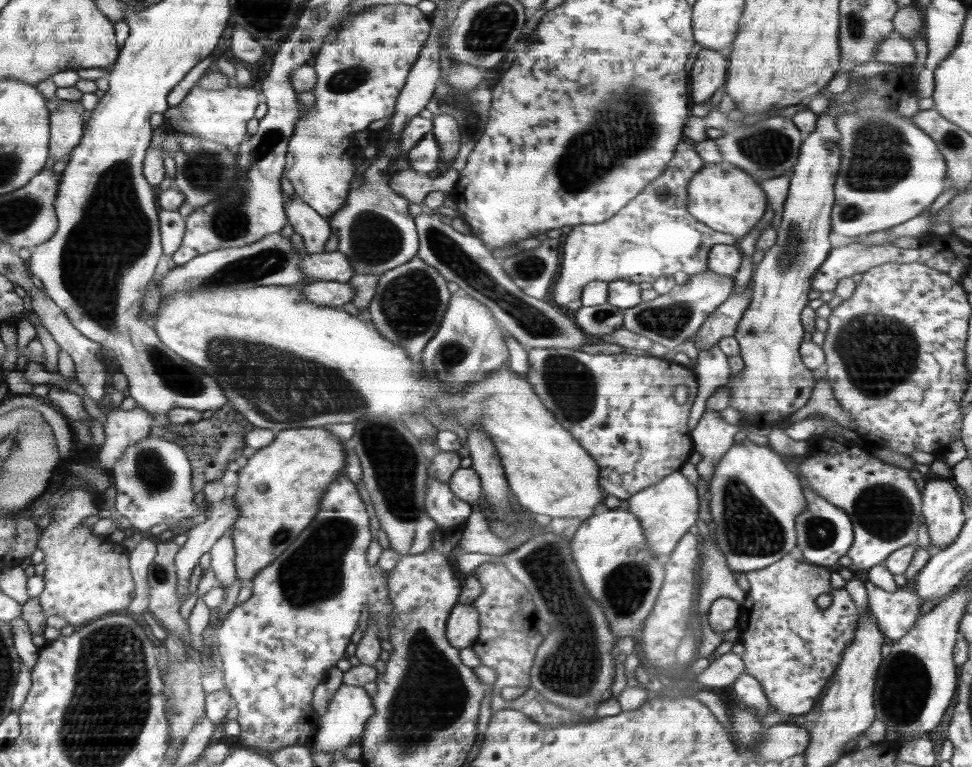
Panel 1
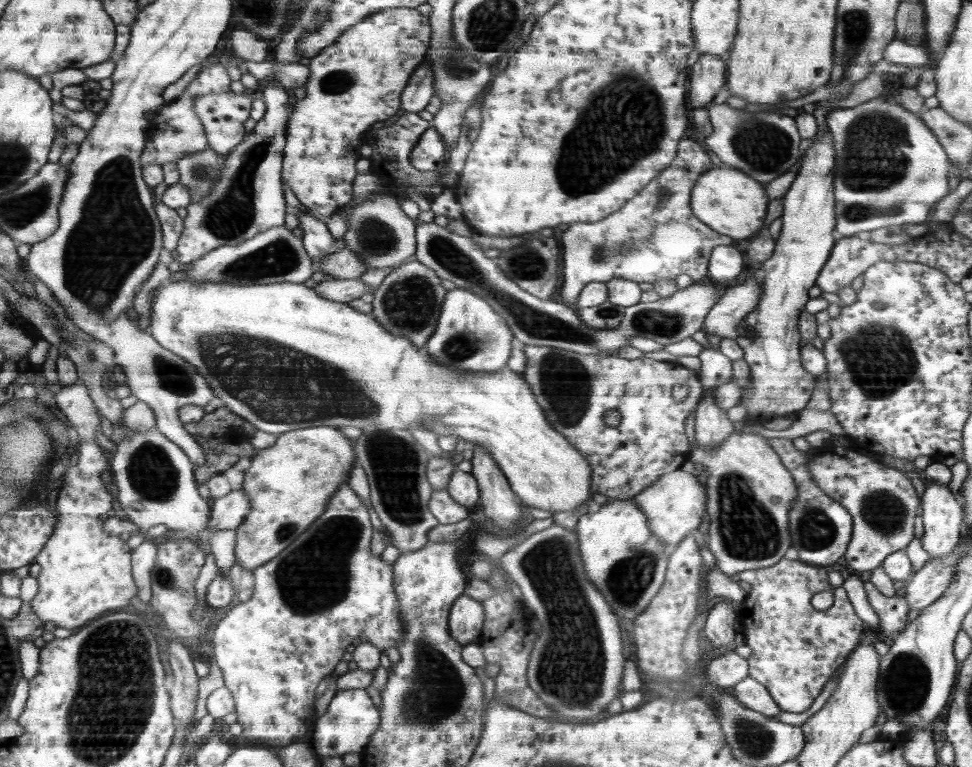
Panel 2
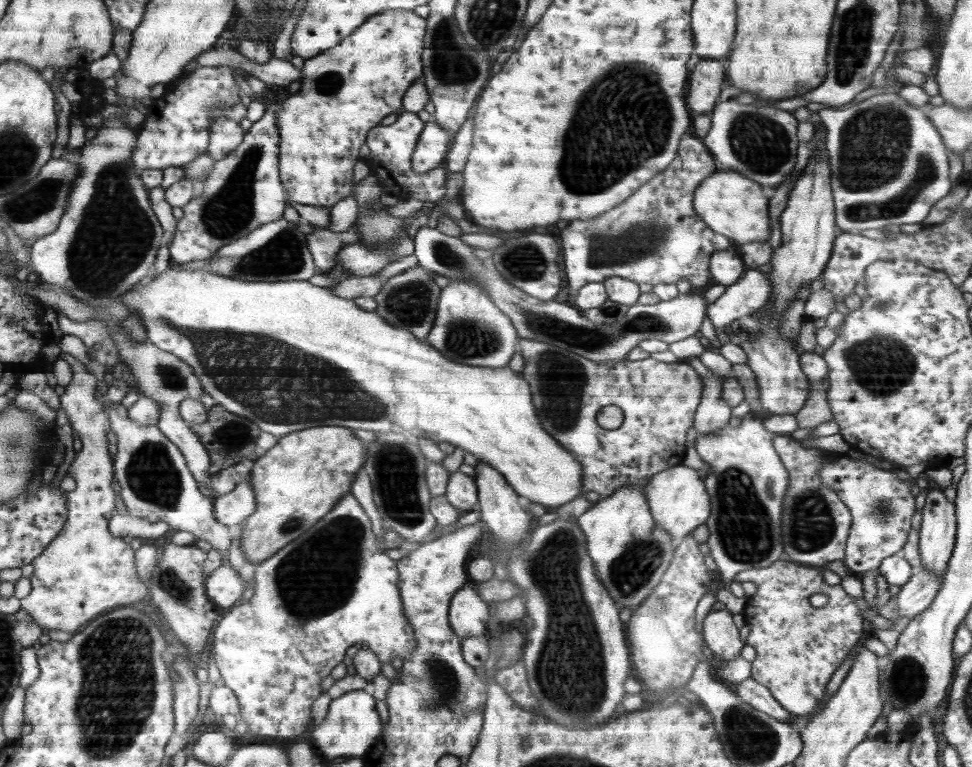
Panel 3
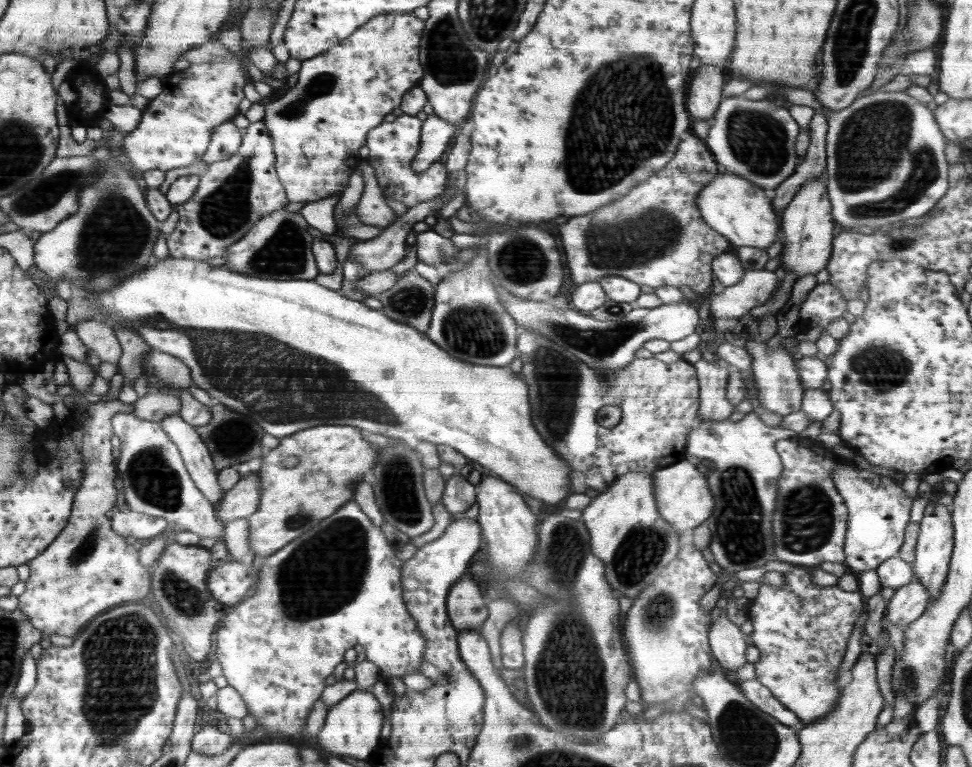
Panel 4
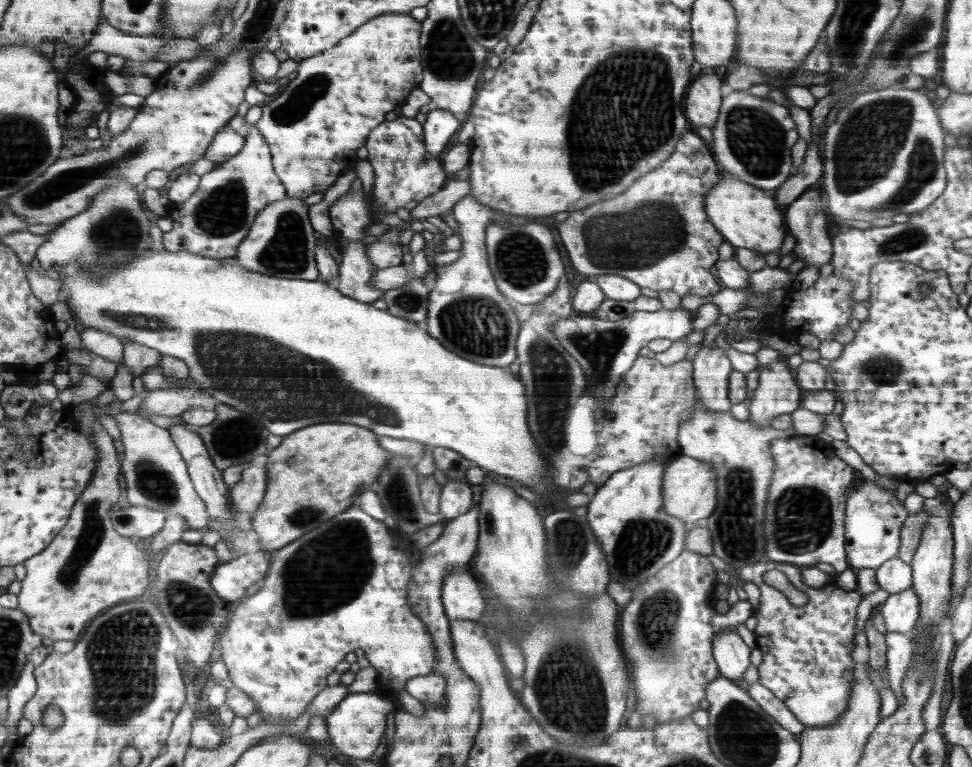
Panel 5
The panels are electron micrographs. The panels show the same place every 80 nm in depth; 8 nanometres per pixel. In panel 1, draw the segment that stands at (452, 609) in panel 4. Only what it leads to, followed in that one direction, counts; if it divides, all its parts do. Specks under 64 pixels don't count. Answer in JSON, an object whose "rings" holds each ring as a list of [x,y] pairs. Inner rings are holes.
{"rings":[[[457,603],[448,620],[448,640],[458,650],[471,648],[479,635],[479,614],[473,603]]]}

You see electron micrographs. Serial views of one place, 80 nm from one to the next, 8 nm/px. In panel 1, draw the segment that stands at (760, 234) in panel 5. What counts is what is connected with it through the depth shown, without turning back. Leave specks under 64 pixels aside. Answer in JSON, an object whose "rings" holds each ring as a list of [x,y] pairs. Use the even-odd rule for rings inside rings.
{"rings":[[[728,161],[718,164],[707,164],[690,181],[690,212],[696,220],[710,224],[718,232],[730,233],[742,238],[762,218],[766,210],[765,189],[761,188],[758,179],[738,169]]]}

